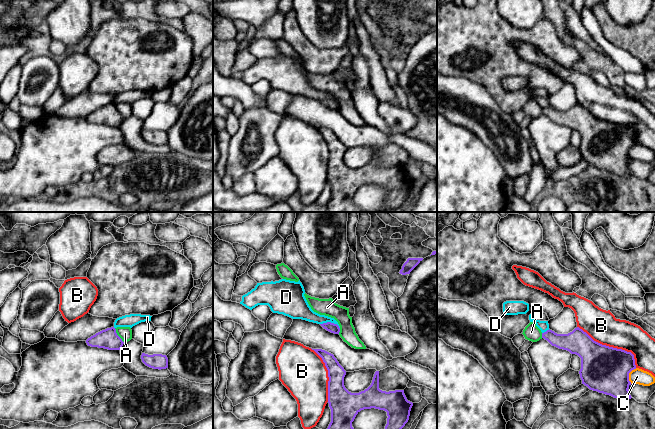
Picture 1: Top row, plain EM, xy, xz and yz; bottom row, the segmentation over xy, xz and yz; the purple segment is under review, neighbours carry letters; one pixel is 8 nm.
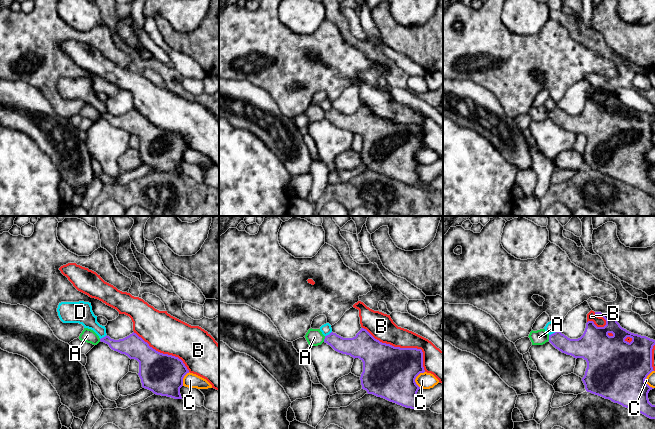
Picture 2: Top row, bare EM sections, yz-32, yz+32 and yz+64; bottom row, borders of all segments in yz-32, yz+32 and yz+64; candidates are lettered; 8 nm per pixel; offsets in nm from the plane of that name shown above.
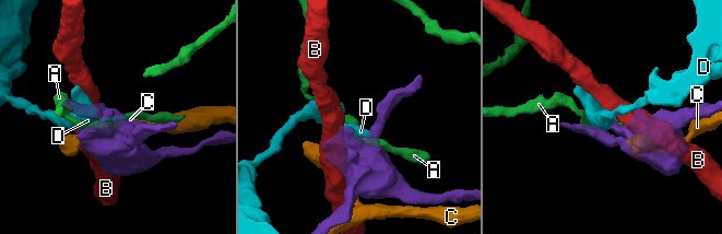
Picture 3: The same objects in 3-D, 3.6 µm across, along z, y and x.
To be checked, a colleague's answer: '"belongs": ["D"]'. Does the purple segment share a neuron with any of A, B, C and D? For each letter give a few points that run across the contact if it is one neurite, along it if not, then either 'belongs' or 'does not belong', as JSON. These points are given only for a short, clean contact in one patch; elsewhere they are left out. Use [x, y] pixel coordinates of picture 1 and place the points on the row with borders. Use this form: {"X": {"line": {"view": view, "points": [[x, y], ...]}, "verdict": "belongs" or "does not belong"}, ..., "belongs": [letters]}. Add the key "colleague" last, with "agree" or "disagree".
{"A": {"line": {"view": "xy", "points": [[114, 328], [117, 335], [124, 342]]}, "verdict": "does not belong"}, "B": {"verdict": "does not belong"}, "C": {"verdict": "does not belong"}, "D": {"line": {"view": "xz", "points": [[320, 323], [333, 322], [339, 328]]}, "verdict": "does not belong"}, "belongs": [], "colleague": "disagree"}

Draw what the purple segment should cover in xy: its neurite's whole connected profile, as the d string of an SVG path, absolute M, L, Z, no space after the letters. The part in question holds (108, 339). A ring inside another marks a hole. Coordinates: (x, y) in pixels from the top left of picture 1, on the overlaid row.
M114 327L102 330L86 340L88 346L108 350L120 350L124 344Z

